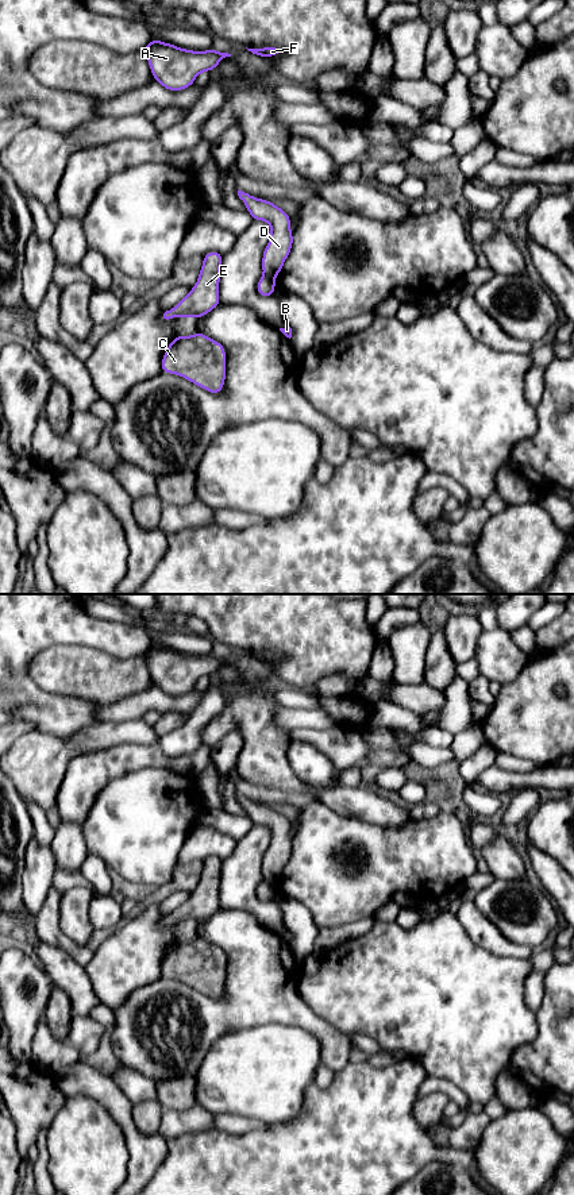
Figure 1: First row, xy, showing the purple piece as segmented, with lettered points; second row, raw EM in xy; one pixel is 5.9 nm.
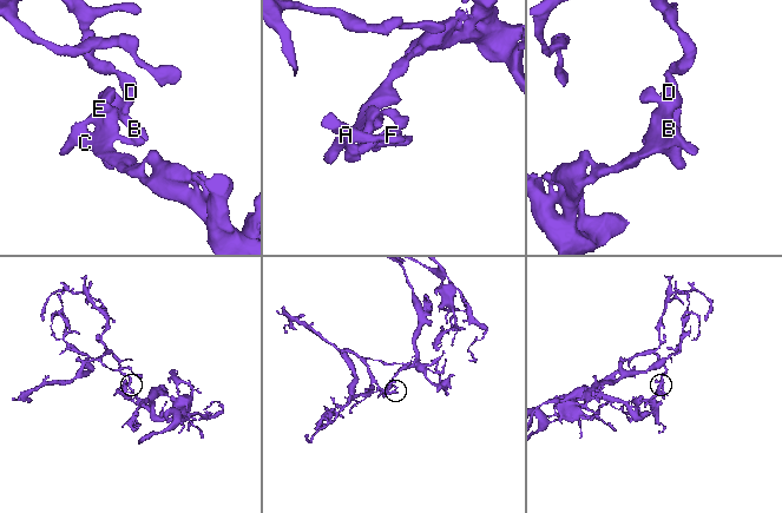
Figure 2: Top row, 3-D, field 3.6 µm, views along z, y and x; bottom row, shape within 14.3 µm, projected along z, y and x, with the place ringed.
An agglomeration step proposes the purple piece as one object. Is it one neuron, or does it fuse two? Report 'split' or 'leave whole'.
leave whole

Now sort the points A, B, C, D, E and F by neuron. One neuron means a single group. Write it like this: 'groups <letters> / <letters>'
groups A B C D E F

